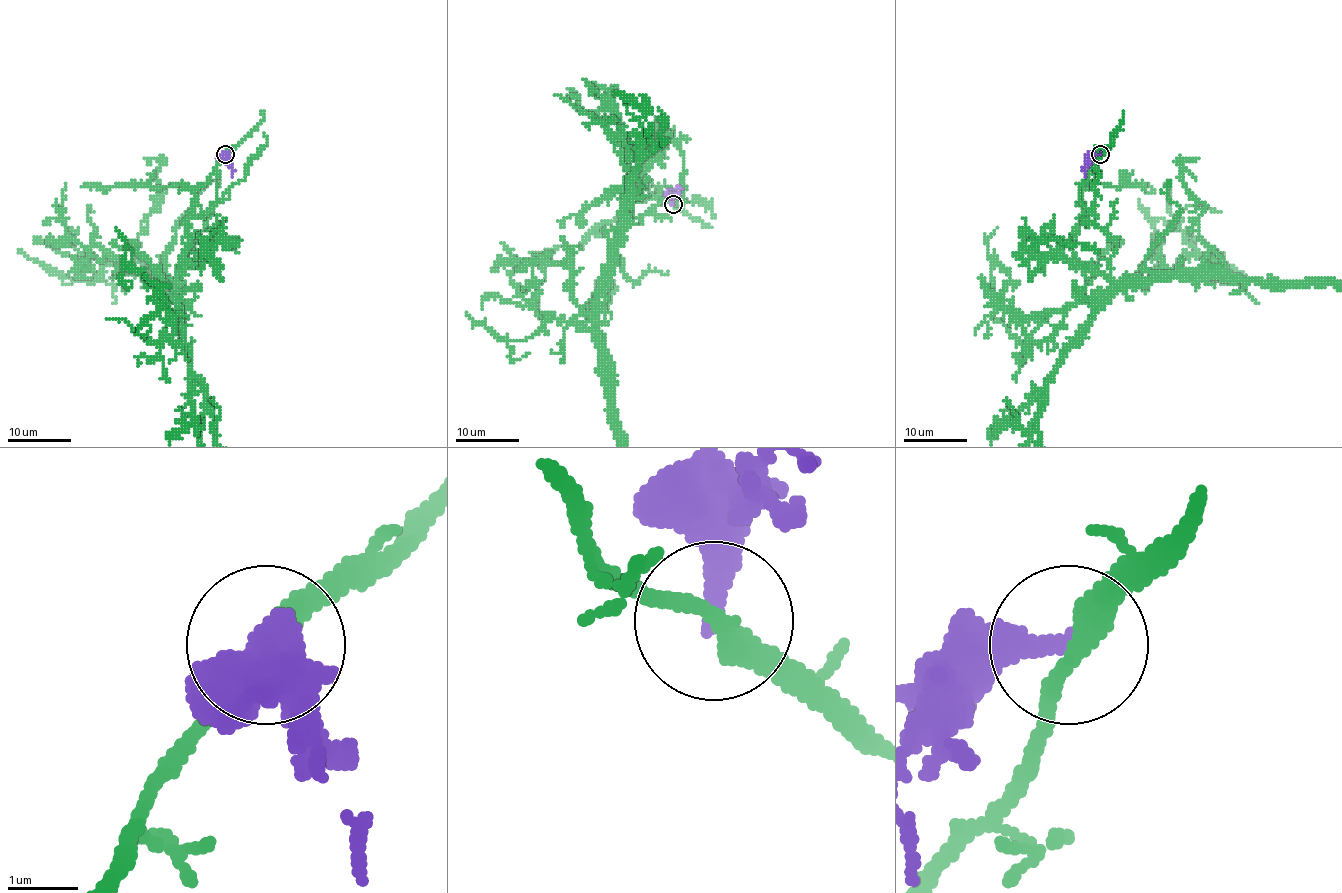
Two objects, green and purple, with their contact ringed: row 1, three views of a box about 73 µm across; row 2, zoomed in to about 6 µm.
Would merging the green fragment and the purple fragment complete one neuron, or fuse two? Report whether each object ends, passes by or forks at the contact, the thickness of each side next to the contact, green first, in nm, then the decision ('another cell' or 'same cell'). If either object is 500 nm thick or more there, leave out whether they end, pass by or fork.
green passes by; purple ends; calibres 320 and 340 nm; another cell

